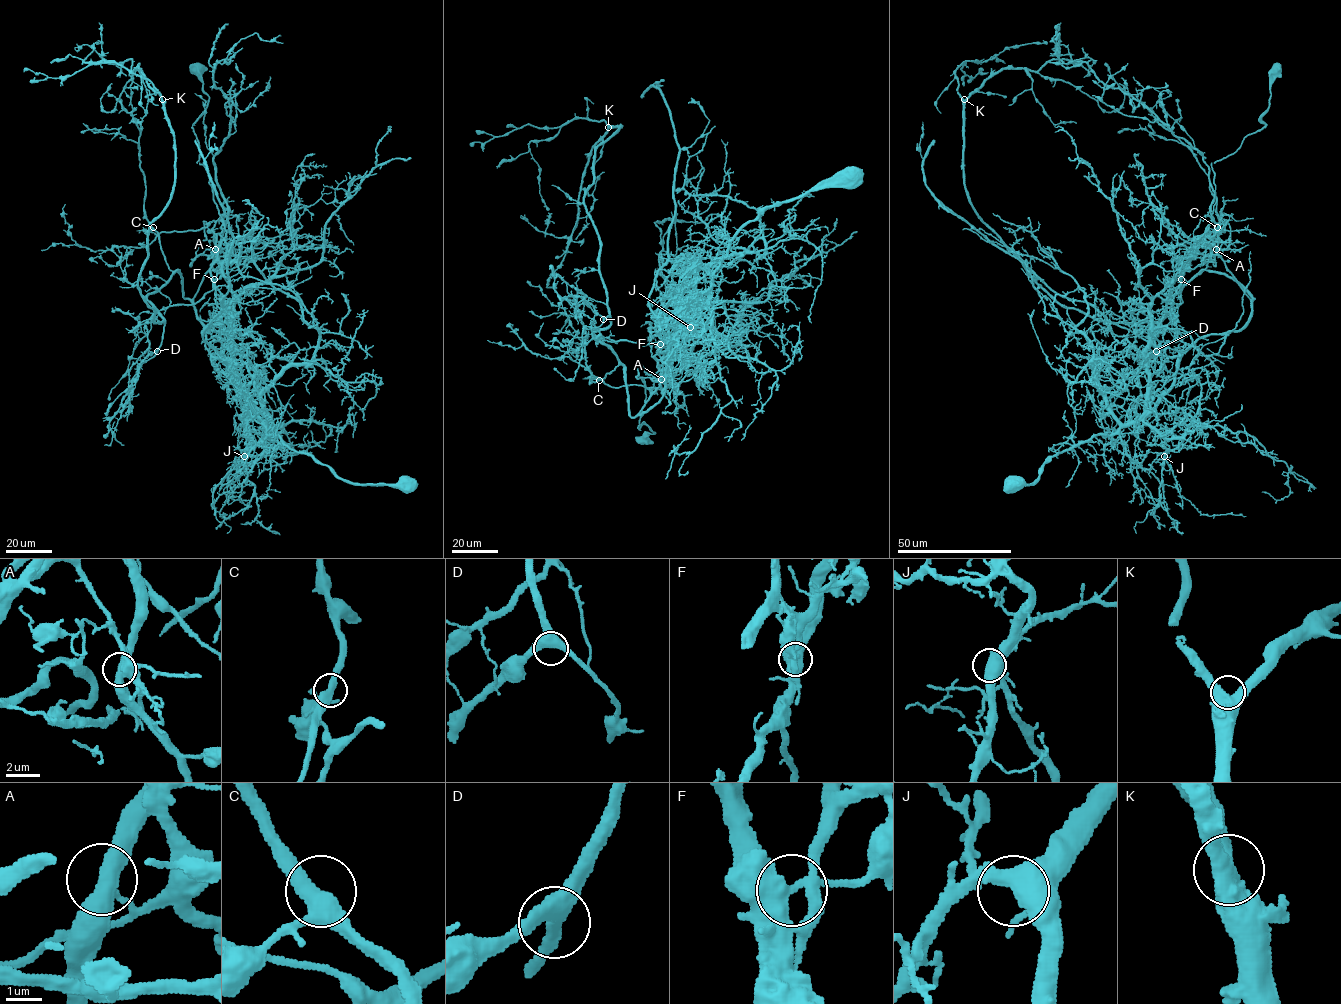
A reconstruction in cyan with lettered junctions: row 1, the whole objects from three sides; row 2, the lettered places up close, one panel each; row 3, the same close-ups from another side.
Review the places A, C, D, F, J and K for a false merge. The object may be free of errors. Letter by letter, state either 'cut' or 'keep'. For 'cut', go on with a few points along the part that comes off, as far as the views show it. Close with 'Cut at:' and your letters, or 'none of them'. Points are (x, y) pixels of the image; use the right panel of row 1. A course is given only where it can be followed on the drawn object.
A: keep
C: keep
D: keep
F: cut; course (1181, 279), (1216, 201), (1212, 163), (1232, 154), (1265, 125), (1270, 72), (1278, 63)
J: keep
K: keep
Cut at: F

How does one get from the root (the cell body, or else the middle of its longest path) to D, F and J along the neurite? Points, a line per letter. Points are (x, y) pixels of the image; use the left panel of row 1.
D: (198, 67), (209, 102), (192, 127), (222, 240), (213, 289), (154, 314), (164, 321), (157, 351)
F: (198, 67), (209, 102), (192, 126), (199, 147), (197, 163), (209, 174), (222, 223), (220, 268), (214, 279)
J: (198, 67), (209, 102), (192, 127), (225, 230), (232, 359), (265, 429), (244, 456)

